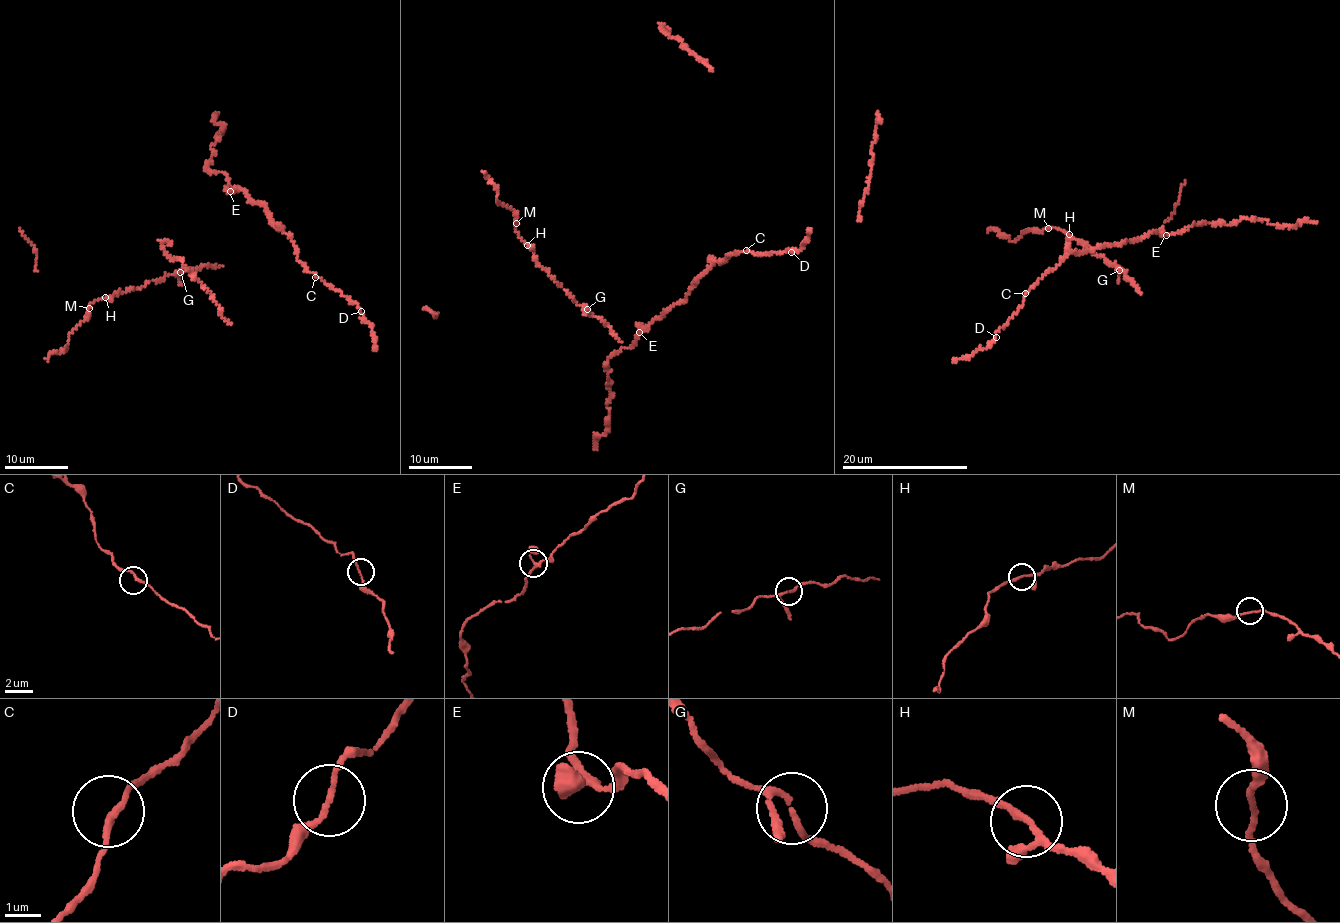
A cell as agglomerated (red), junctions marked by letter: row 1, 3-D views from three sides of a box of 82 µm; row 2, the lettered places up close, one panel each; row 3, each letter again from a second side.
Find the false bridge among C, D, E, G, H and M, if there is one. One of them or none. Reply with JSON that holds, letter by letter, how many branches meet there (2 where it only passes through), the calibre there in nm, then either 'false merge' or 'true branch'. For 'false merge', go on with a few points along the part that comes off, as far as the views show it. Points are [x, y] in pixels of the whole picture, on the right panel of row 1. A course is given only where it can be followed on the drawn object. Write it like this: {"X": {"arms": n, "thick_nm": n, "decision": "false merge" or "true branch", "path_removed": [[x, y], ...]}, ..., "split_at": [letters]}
{"C": {"arms": 2, "thick_nm": 160, "decision": "true branch"}, "D": {"arms": 2, "thick_nm": 140, "decision": "true branch"}, "E": {"arms": 3, "thick_nm": 180, "decision": "true branch"}, "G": {"arms": 3, "thick_nm": 140, "decision": "true branch"}, "H": {"arms": 3, "thick_nm": 140, "decision": "true branch"}, "M": {"arms": 2, "thick_nm": 150, "decision": "true branch"}, "split_at": []}

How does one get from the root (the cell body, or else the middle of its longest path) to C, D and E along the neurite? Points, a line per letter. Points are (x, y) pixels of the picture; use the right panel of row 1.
C: (1112, 245), (1069, 252), (1025, 293)
D: (1112, 245), (1069, 252), (1029, 289), (1022, 305), (996, 337)
E: (1112, 245), (1155, 231), (1166, 235)

